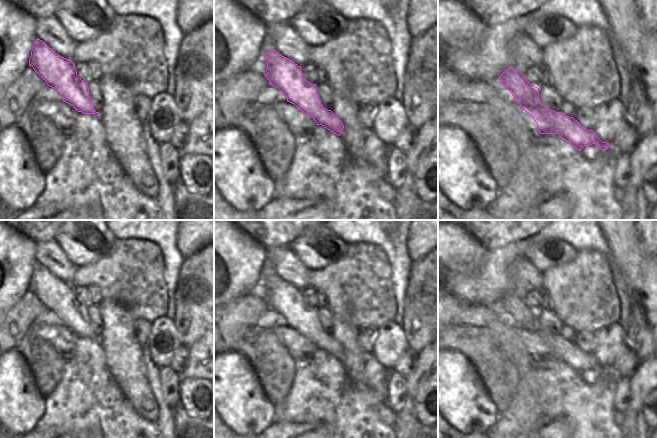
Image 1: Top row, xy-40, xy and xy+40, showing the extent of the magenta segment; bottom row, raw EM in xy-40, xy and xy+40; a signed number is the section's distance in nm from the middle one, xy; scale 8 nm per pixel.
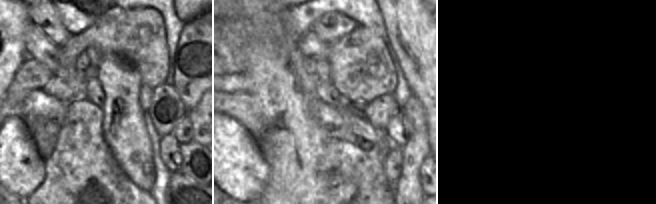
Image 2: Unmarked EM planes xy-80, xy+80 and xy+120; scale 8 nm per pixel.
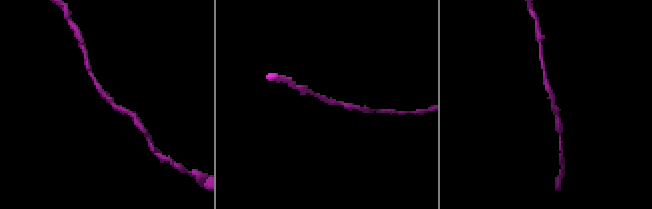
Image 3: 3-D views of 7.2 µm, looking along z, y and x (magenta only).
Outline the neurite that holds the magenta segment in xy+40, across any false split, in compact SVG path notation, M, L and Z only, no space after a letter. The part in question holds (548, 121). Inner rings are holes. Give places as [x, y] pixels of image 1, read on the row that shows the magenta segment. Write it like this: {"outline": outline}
{"outline": "M508 68L499 77L499 82L512 94L515 102L520 104L523 110L533 117L537 123L537 129L540 134L558 134L560 138L566 140L579 151L581 151L584 146L590 146L592 144L596 144L599 150L606 150L610 145L607 142L602 142L593 130L584 128L573 117L546 108L539 99L539 88L530 84L526 77L518 70Z"}

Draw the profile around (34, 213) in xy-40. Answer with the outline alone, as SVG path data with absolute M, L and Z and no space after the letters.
M34 206L28 210L18 212L16 210L6 209L3 211L5 220L41 220L41 209Z

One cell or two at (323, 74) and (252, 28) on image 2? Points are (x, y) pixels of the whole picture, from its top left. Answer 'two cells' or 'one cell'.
two cells

